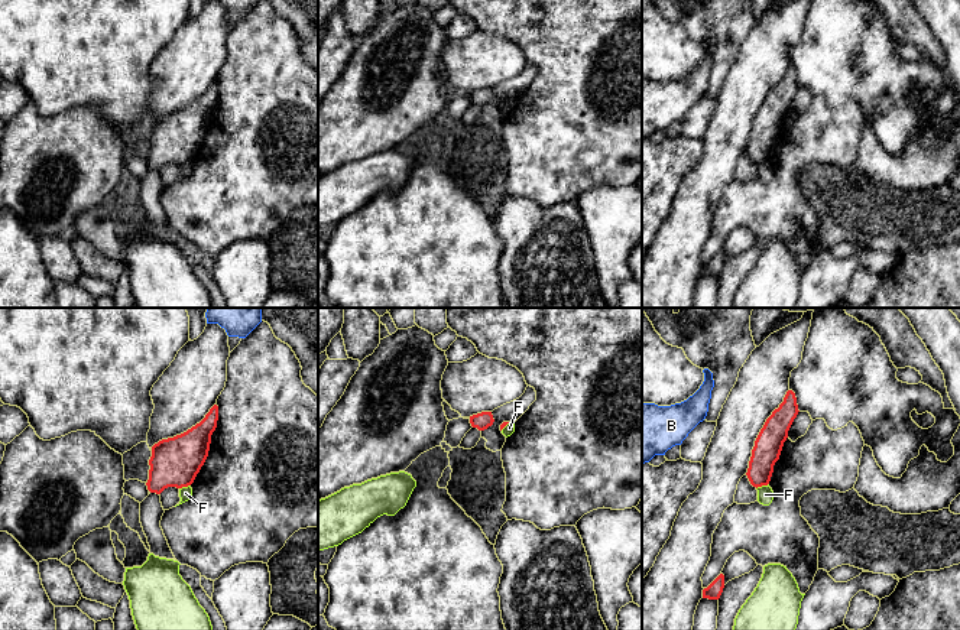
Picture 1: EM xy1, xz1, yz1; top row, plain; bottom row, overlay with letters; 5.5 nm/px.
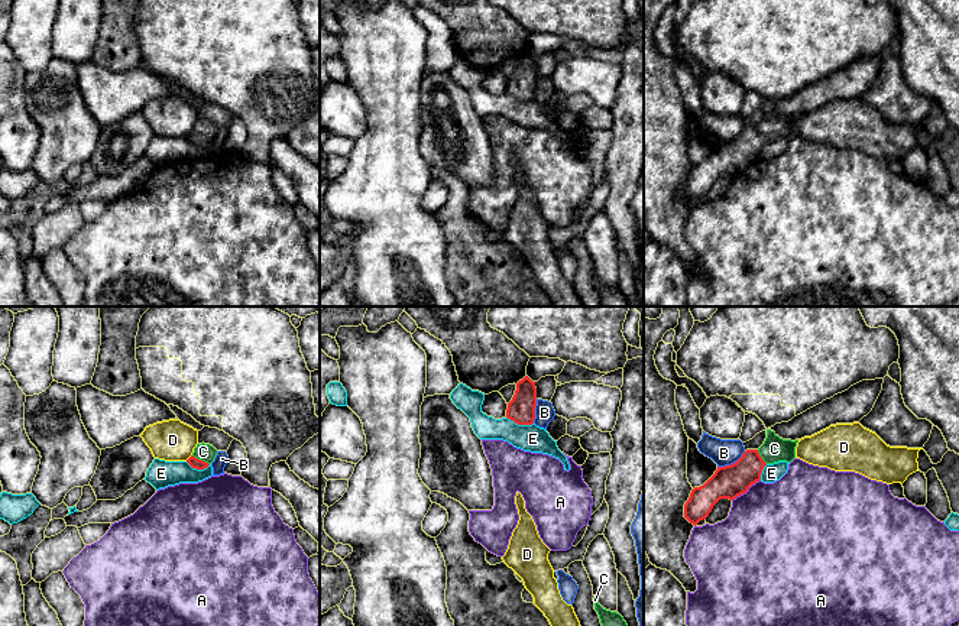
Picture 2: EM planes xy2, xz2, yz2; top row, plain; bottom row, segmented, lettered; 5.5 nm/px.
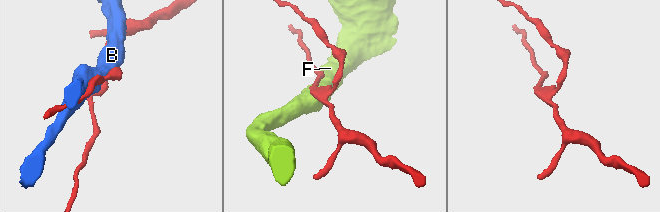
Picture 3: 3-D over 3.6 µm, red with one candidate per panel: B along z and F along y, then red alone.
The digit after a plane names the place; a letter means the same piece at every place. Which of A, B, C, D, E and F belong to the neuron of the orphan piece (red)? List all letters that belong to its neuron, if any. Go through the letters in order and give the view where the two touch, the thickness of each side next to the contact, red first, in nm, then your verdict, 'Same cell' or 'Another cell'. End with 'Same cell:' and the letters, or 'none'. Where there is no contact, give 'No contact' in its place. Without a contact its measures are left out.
A: Touches red in yz2. Thickness 190 nm (red) against 500 nm. Another cell
B: Touches red in yz2. Thickness 190 nm (red) against 140 nm. Another cell
C: Touches red in xy2. Thickness 60 nm (red) against 100 nm. Same cell
D: Touches red in xy2. Thickness 60 nm (red) against 220 nm. Another cell
E: Touches red in xz2. Thickness 160 nm (red) against 150 nm. Another cell
F: Touches red in yz1. Thickness 160 nm (red) against 90 nm. Another cell
Same cell: C

